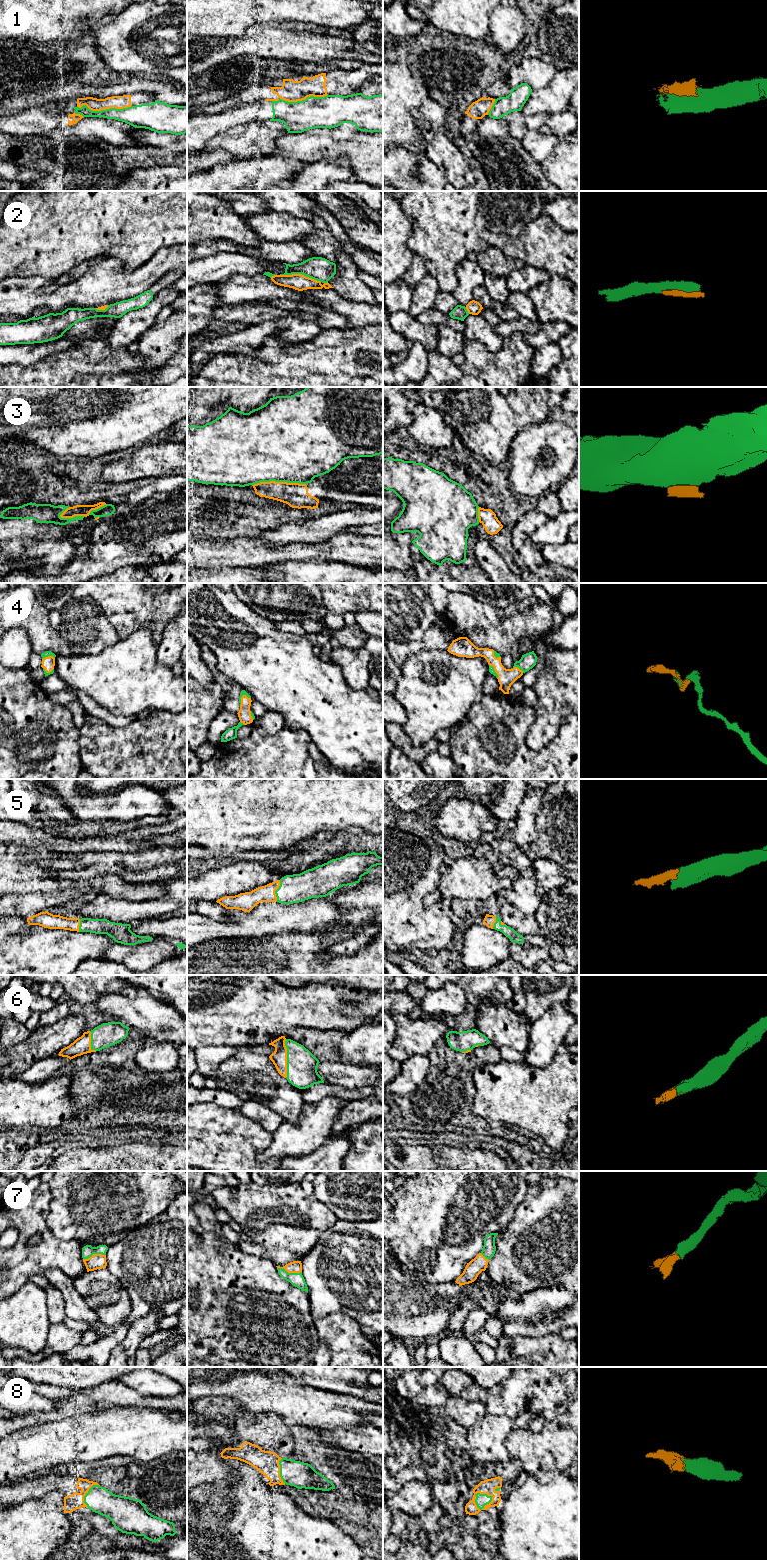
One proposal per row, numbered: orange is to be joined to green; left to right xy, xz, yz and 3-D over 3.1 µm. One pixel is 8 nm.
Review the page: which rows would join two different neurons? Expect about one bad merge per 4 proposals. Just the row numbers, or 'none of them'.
1, 3

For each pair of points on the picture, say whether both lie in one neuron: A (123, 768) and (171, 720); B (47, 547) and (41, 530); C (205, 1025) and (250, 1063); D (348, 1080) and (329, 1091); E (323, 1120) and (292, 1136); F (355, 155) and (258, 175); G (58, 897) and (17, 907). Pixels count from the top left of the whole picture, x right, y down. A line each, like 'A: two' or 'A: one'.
A: one
B: two
C: two
D: two
E: one
F: one
G: one

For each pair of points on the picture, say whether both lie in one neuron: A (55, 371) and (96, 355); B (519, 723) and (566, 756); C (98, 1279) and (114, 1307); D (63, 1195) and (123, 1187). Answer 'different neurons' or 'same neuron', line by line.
A: same neuron
B: same neuron
C: same neuron
D: same neuron

